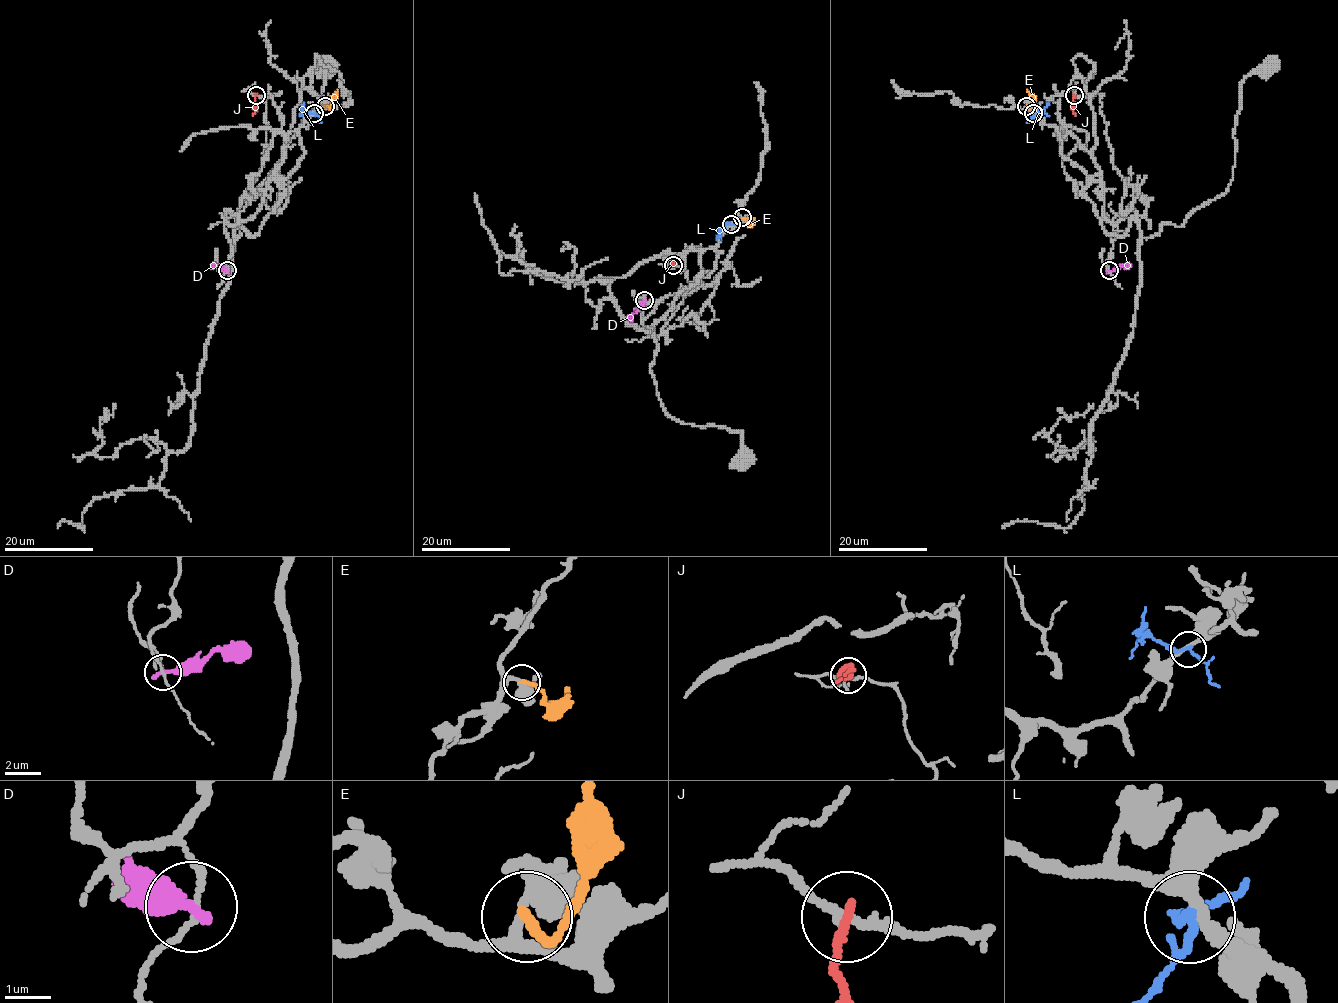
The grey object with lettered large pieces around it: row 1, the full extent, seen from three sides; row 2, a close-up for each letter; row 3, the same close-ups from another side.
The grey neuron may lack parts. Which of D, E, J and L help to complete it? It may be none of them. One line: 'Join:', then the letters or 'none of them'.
Join: E

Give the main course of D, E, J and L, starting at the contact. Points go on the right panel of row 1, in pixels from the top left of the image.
D: (1109, 270), (1130, 267)
E: (1026, 106), (1031, 103), (1027, 89)
J: (1074, 95), (1072, 112), (1076, 116)
L: (1033, 113), (1048, 103)

